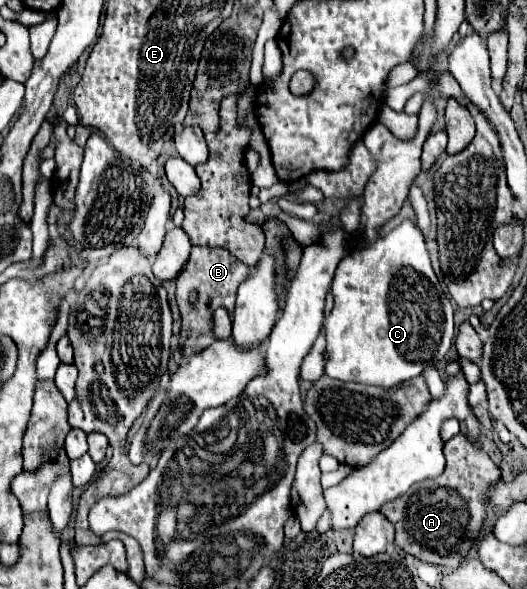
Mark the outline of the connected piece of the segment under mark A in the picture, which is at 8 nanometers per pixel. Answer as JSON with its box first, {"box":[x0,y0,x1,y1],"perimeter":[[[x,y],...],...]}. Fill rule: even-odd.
{"box":[380,434,500,570],"perimeter":[[[458,434],[444,444],[444,456],[446,470],[438,478],[414,484],[410,492],[398,500],[386,502],[380,512],[394,524],[396,544],[404,552],[420,558],[422,562],[454,570],[468,556],[474,540],[478,540],[484,528],[486,504],[482,504],[482,500],[486,488],[494,480],[500,480],[500,468],[464,434]]]}

